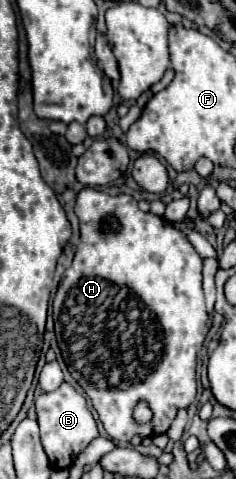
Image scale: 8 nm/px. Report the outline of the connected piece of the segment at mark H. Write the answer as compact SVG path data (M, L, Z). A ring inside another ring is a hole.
M86 187L78 193L78 199L76 199L76 207L74 207L78 219L80 219L80 245L78 245L78 251L74 255L74 261L72 265L64 271L62 275L62 281L58 285L58 291L56 291L56 297L54 297L54 303L52 303L52 311L54 311L54 325L56 325L56 337L58 337L58 347L62 351L62 357L64 357L64 363L68 365L68 371L70 375L78 381L78 385L86 391L86 395L92 399L92 405L94 409L98 411L100 415L100 421L104 425L104 429L108 431L108 435L112 439L116 439L118 443L128 443L136 433L144 435L144 437L152 437L152 435L160 435L160 433L166 433L170 423L174 421L176 417L176 411L180 407L188 407L194 399L196 399L196 357L198 357L198 351L204 343L204 337L206 337L206 331L208 331L208 321L210 317L206 315L206 307L204 307L204 291L202 291L202 259L200 255L194 251L192 243L188 241L188 237L176 229L174 225L168 225L164 217L158 217L154 213L144 213L138 209L138 203L130 197L130 195L108 195L104 191L96 191L92 187ZM116 219L118 223L118 229L116 231L108 231L108 235L100 229L100 223L104 221L112 221ZM138 401L146 401L148 407L154 411L154 417L152 421L148 423L138 423L132 413L134 413L134 407L138 405Z

